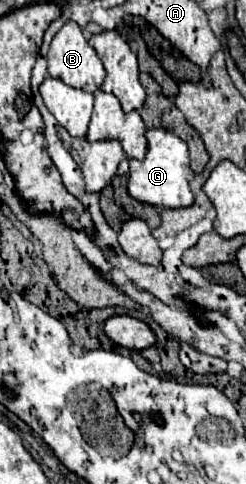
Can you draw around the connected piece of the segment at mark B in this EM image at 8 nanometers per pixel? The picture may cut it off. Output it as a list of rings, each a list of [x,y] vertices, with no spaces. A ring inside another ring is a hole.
[[[67,21],[59,29],[59,33],[53,37],[47,61],[49,61],[49,75],[51,77],[61,79],[63,83],[67,83],[71,87],[79,87],[79,89],[89,91],[89,93],[95,93],[105,79],[105,67],[103,67],[97,51],[87,43],[81,27],[75,21]]]

